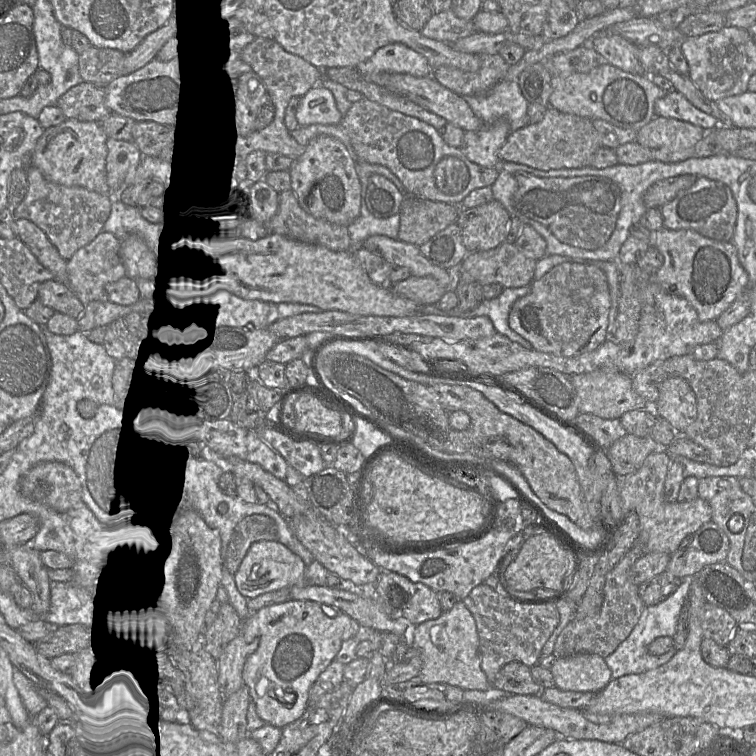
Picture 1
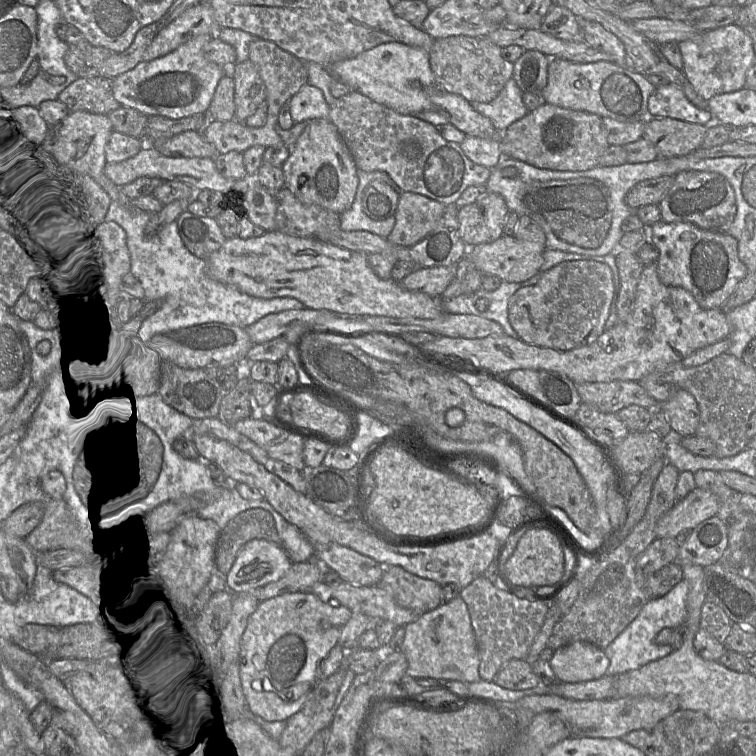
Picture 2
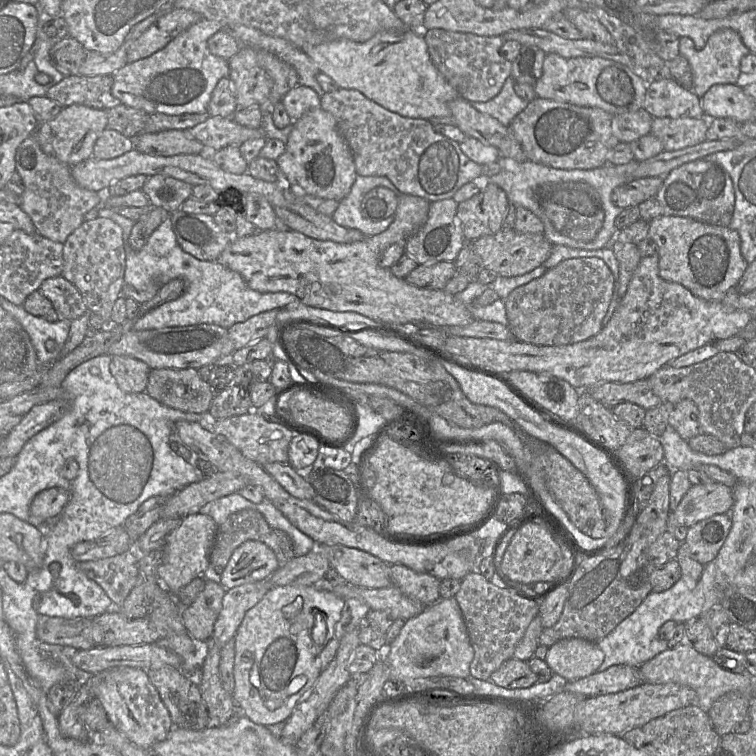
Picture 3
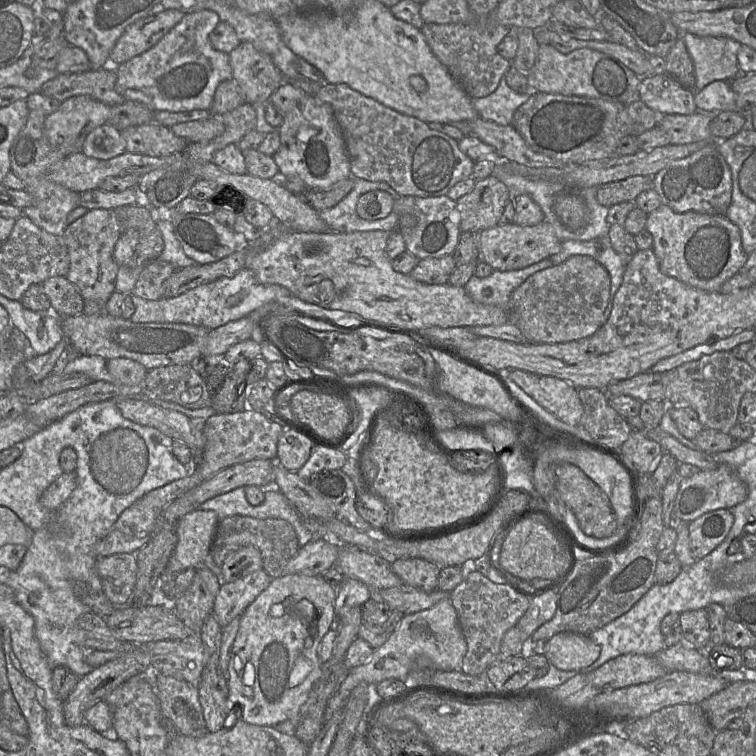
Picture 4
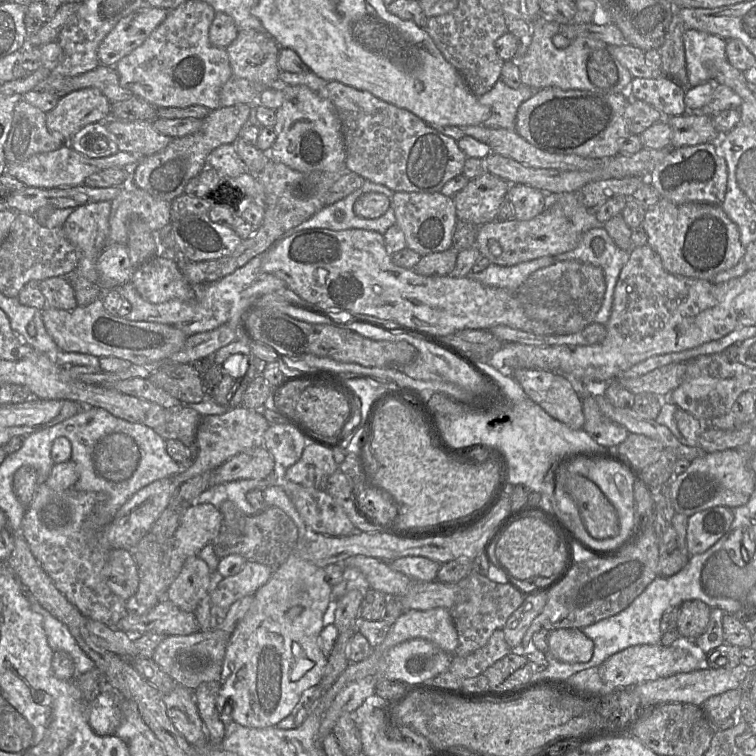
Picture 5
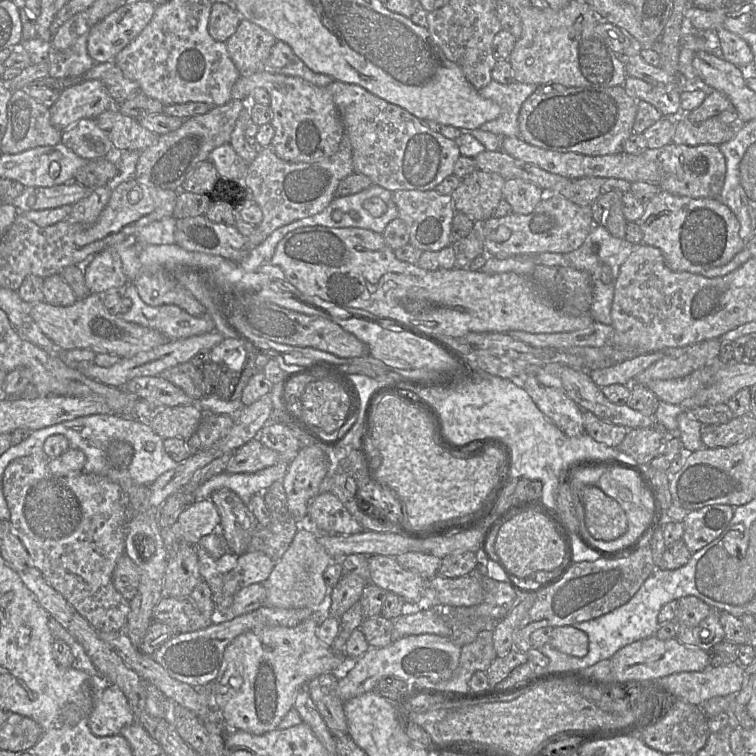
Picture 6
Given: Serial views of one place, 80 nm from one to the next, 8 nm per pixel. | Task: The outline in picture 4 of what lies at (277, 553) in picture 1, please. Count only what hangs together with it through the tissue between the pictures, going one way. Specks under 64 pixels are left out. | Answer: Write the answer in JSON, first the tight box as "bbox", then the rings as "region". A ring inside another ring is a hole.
{"bbox":[223,546,263,583],"region":[[[254,546],[242,547],[231,553],[223,562],[223,583],[236,581],[260,569],[263,569],[260,551]]]}

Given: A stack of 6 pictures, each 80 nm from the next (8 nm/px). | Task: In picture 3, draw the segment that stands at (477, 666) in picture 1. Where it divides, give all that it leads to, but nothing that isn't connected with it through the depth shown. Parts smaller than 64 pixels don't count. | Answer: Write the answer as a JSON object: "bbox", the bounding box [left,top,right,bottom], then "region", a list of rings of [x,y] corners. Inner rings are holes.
{"bbox":[380,597,474,680],"region":[[[455,597],[439,599],[418,616],[406,620],[397,638],[380,653],[390,667],[389,680],[455,676],[468,679],[474,658],[469,634]]]}

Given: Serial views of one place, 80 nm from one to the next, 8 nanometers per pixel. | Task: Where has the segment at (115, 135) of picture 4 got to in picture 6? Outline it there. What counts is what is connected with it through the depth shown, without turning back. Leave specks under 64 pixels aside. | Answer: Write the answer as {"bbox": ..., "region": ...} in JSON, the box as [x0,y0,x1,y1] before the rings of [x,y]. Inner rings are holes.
{"bbox":[61,119,114,160],"region":[[[81,119],[62,131],[61,142],[78,156],[93,160],[105,157],[114,146],[95,119]]]}

